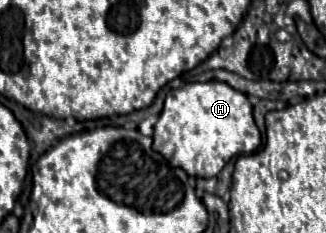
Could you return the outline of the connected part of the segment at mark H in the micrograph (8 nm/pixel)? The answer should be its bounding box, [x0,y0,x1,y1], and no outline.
[153,82,261,178]

